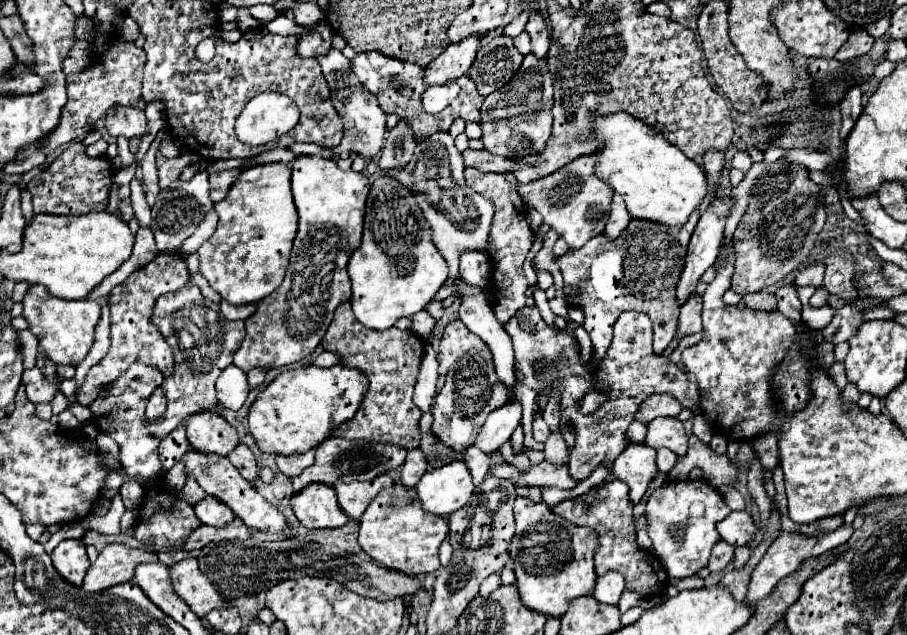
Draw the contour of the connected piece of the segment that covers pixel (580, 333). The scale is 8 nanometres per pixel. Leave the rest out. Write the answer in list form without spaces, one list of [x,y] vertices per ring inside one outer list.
[[[580,325],[575,329],[575,335],[580,346],[583,364],[587,364],[592,357],[592,343],[589,334]]]

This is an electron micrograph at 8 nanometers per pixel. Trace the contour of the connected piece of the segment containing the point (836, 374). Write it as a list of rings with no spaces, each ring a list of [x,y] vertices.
[[[834,362],[829,370],[829,376],[834,380],[835,384],[843,392],[848,383],[843,362]]]

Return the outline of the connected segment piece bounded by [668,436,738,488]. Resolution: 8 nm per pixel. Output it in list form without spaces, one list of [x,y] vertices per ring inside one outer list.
[[[690,436],[690,450],[684,458],[678,458],[676,466],[668,472],[668,480],[684,480],[688,478],[692,468],[702,468],[704,478],[714,486],[734,486],[736,484],[736,466],[728,460],[728,456],[720,456],[710,450],[708,444],[702,444],[696,436]]]

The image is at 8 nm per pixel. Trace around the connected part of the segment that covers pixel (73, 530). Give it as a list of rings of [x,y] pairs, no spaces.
[[[76,522],[76,525],[67,524],[67,526],[63,526],[57,532],[53,533],[48,542],[44,544],[46,553],[51,554],[56,546],[63,540],[80,539],[84,535],[85,531],[83,530],[80,522]]]

